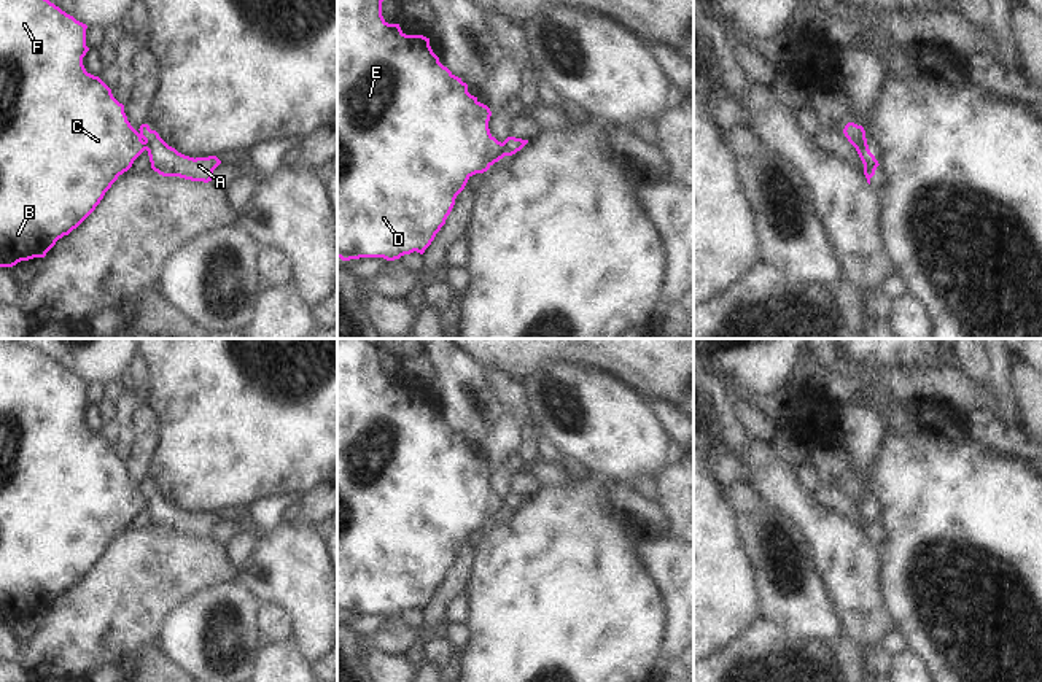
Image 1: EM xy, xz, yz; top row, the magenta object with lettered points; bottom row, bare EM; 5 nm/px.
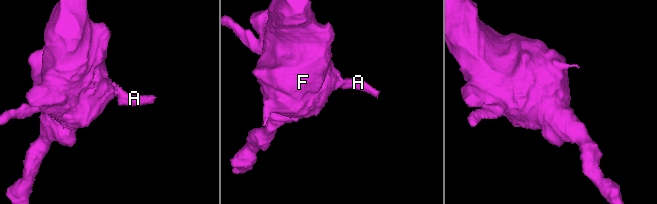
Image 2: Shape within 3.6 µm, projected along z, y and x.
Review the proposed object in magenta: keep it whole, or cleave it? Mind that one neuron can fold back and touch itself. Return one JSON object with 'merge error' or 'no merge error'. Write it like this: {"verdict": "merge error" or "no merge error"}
{"verdict": "merge error"}

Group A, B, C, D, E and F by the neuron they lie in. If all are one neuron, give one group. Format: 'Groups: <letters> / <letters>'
Groups: A / B C D E F

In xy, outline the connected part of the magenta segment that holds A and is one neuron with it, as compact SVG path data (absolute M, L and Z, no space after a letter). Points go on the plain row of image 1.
M148 480L140 482L146 499L151 525L162 533L180 533L191 537L212 537L213 526L221 520L216 512L189 513L169 502Z

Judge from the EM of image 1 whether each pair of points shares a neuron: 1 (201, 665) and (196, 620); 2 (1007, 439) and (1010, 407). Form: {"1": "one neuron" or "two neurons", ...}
{"1": "one neuron", "2": "two neurons"}

